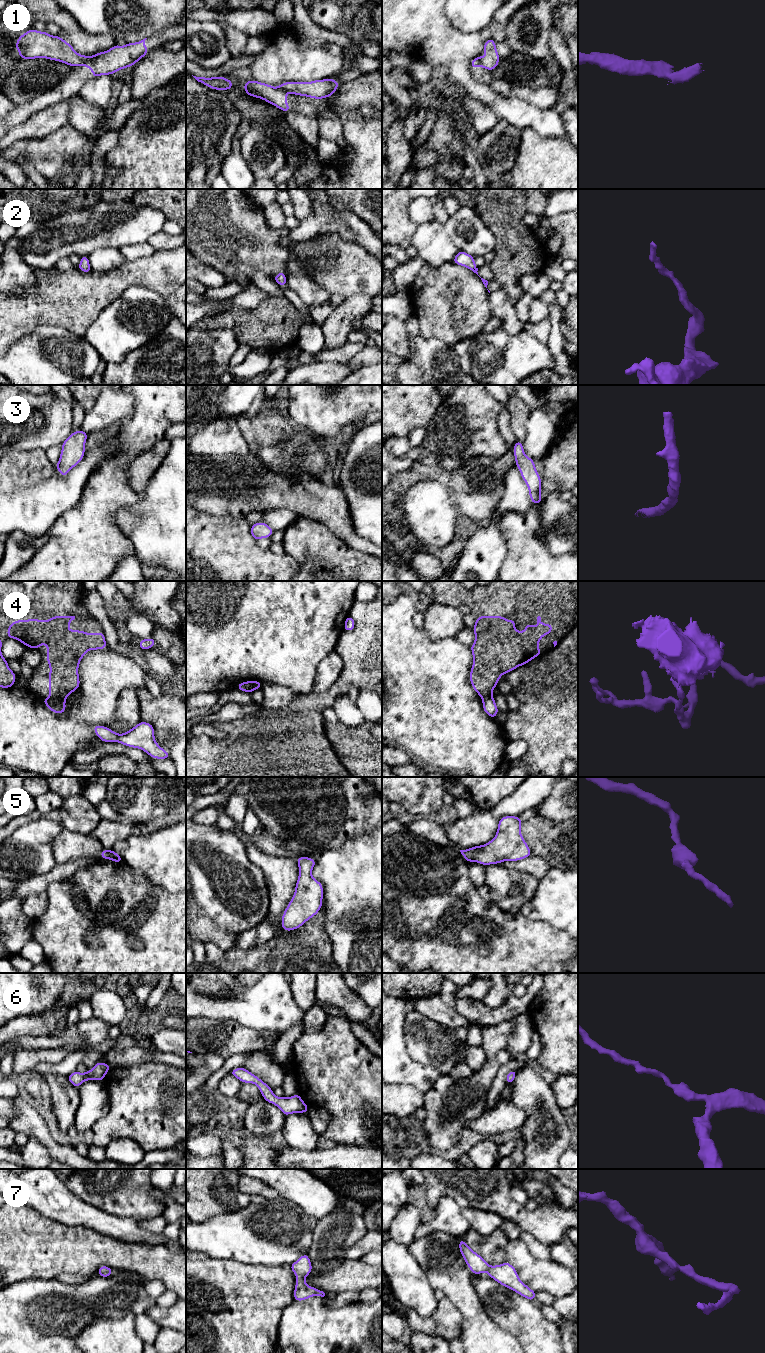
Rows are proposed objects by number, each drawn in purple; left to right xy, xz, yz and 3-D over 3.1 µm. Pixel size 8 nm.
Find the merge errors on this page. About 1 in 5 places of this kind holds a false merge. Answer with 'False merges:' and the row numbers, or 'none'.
False merges: 1, 4

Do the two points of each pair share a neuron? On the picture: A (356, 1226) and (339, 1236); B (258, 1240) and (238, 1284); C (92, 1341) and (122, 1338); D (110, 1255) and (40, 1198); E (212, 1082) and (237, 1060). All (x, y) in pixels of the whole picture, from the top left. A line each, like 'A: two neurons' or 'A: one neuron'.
A: one neuron
B: two neurons
C: one neuron
D: two neurons
E: one neuron

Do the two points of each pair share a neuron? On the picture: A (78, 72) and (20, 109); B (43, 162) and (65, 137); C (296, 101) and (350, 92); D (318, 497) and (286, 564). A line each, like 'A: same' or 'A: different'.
A: same
B: same
C: same
D: different

